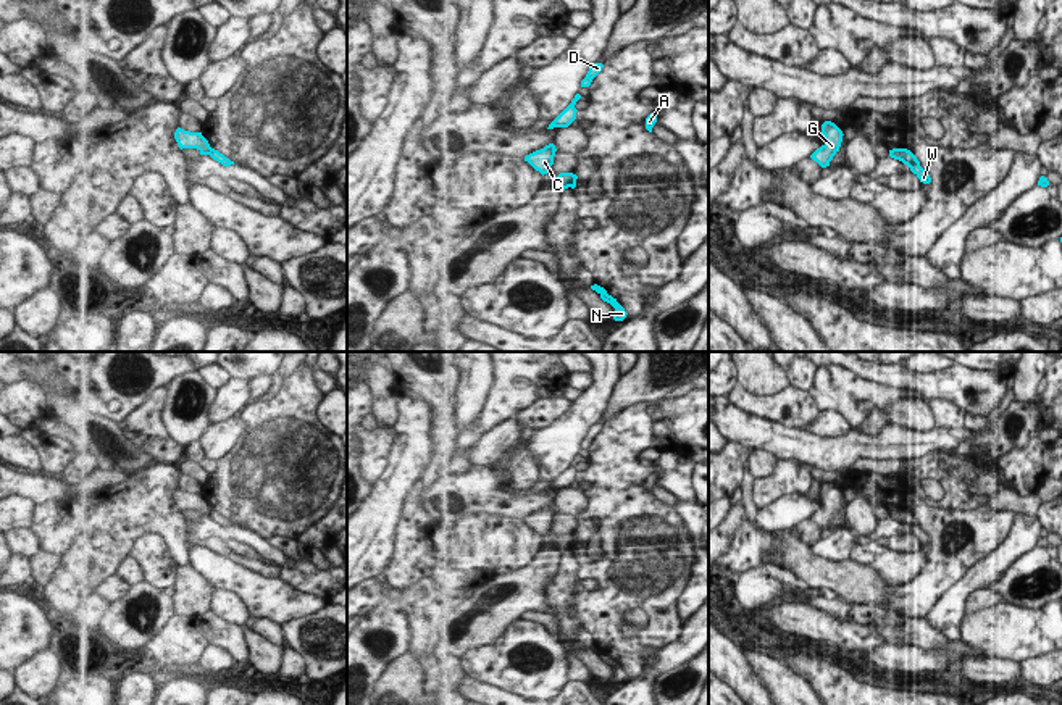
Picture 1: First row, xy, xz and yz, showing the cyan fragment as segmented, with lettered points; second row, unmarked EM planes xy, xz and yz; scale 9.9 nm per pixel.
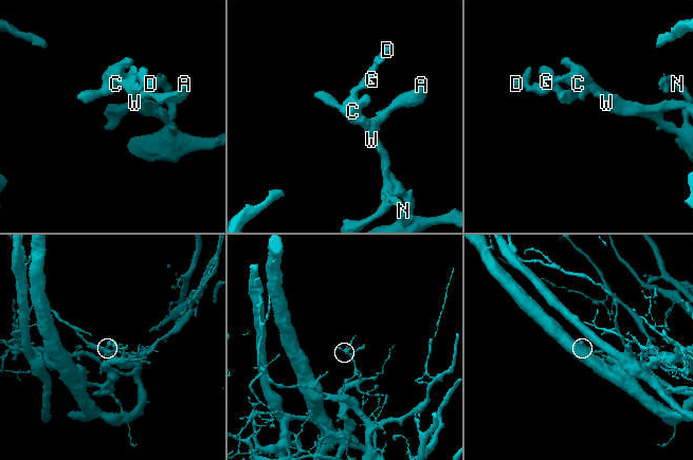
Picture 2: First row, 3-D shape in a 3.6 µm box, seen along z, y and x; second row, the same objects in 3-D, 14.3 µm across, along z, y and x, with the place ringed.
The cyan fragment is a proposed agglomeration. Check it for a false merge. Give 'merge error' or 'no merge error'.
merge error

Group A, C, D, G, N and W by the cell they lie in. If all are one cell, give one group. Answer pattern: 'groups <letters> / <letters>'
groups A / C D G N W

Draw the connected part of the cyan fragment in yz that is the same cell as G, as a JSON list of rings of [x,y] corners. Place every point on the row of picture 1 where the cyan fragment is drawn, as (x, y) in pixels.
[[[831,121],[822,124],[822,134],[825,136],[825,144],[817,148],[810,158],[817,161],[822,168],[830,166],[833,156],[839,152],[842,142],[842,131]]]

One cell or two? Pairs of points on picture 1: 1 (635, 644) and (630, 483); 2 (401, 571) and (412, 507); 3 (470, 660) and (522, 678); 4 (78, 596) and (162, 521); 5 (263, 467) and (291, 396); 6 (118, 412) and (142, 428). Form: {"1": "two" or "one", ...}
{"1": "one", "2": "one", "3": "one", "4": "one", "5": "one", "6": "two"}

